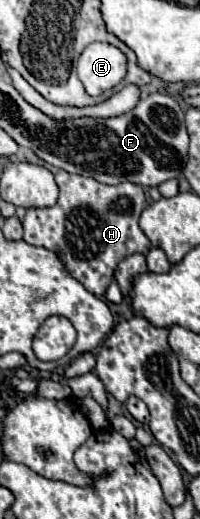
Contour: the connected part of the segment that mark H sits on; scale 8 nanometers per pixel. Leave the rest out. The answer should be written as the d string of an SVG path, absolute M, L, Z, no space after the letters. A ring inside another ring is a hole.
M60 170L56 174L60 196L52 208L30 208L22 222L24 240L32 246L44 246L56 252L66 270L94 296L104 296L112 282L114 270L122 258L130 254L146 254L150 240L138 226L138 218L146 208L144 190L132 182L118 186L100 184L94 178L68 174Z

